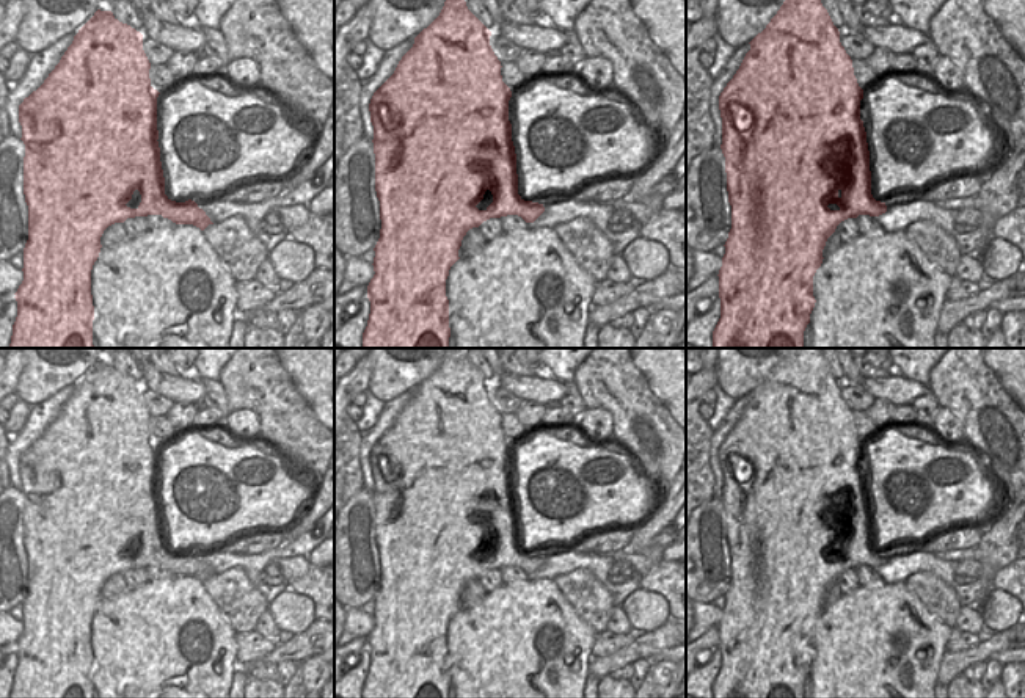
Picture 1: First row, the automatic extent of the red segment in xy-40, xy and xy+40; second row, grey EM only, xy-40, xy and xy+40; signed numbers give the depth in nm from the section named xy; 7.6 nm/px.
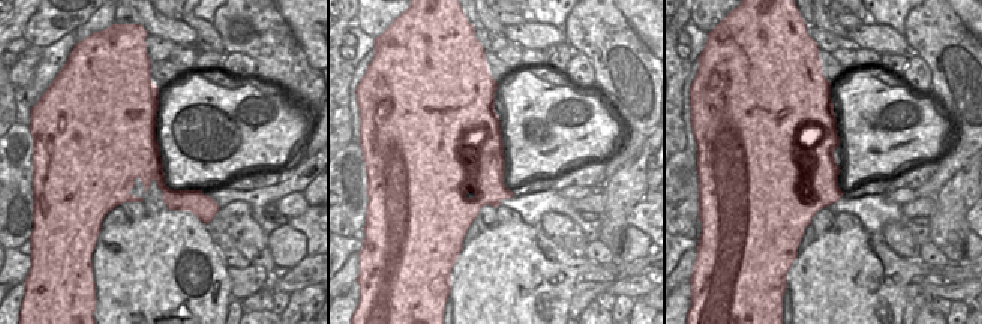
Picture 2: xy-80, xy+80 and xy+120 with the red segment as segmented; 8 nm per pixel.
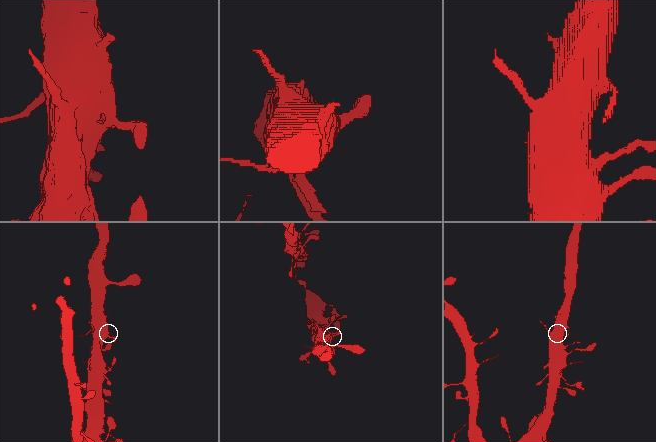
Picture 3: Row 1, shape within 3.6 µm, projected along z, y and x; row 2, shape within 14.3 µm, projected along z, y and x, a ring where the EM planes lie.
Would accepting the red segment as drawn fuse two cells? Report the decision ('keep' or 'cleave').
keep

